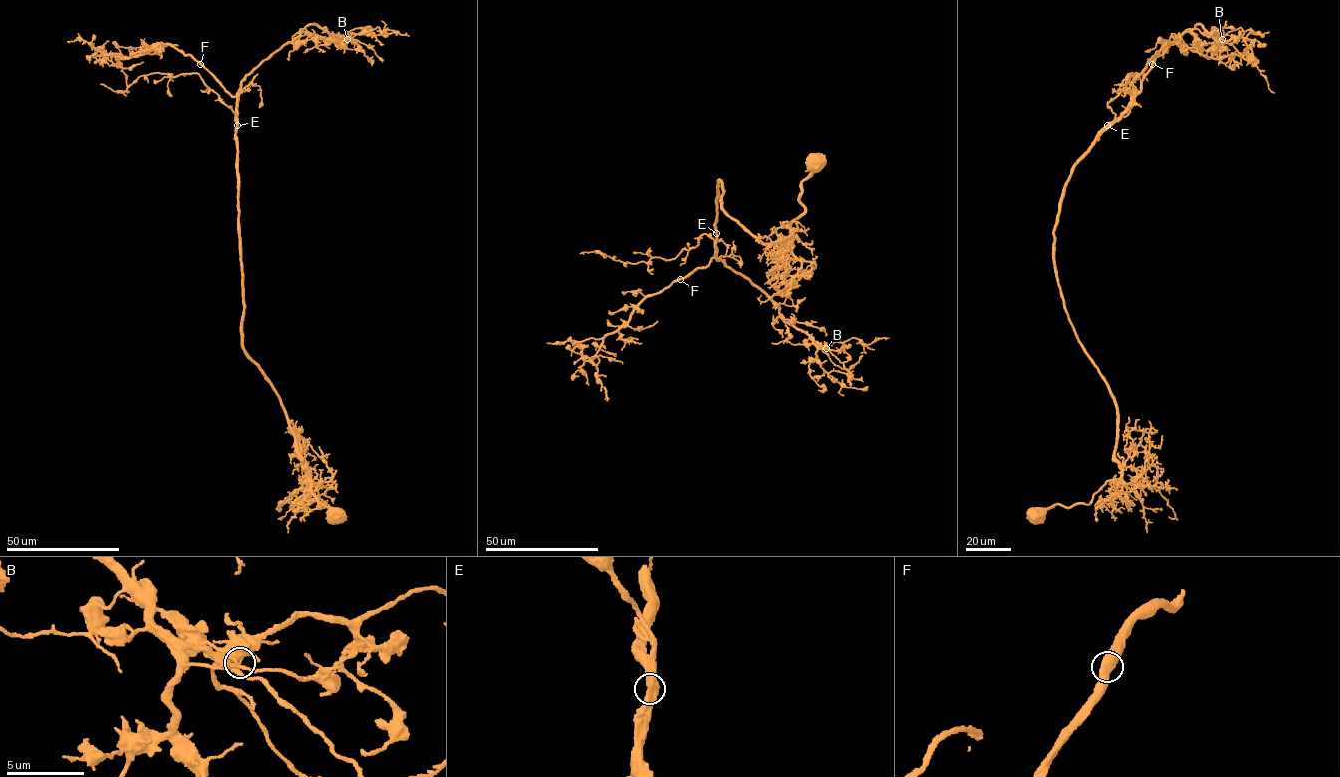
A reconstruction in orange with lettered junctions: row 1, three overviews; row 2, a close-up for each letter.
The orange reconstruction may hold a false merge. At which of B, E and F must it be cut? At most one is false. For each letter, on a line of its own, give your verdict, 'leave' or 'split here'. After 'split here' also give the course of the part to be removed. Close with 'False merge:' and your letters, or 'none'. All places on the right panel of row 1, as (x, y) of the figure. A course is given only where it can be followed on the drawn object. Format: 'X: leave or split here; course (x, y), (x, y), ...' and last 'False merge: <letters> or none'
B: leave
E: split here; course (1107, 125), (1115, 119), (1107, 104), (1120, 93), (1126, 76), (1136, 72), (1125, 91), (1127, 84)
F: leave
False merge: E

